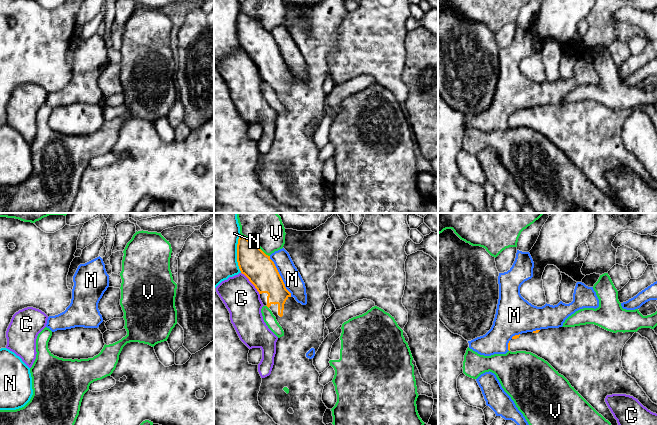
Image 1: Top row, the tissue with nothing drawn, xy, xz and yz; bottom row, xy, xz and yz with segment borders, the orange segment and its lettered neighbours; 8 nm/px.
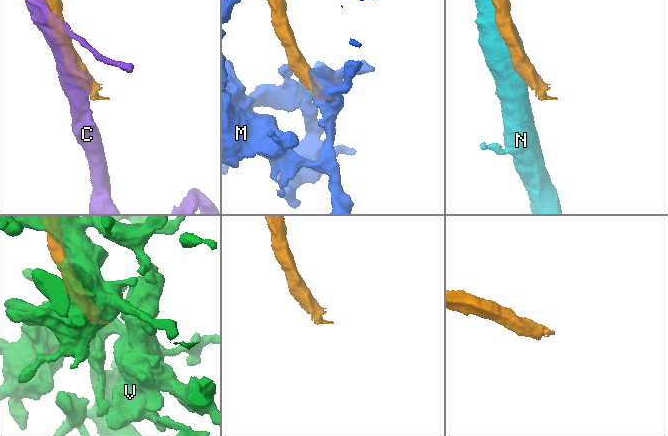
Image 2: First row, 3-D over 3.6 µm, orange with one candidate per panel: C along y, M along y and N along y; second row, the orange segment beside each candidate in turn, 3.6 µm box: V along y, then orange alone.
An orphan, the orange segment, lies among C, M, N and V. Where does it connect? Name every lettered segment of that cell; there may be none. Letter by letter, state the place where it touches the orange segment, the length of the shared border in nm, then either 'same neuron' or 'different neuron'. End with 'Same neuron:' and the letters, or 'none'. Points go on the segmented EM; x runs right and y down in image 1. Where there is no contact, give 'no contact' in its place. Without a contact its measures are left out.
C: contact xz (251, 282); length 240 nm; different neuron
M: contact xz (280, 276); length 380 nm; different neuron
N: contact xz (237, 254); length 300 nm; different neuron
V: contact xz (254, 244); length 300 nm; different neuron
Same neuron: none

